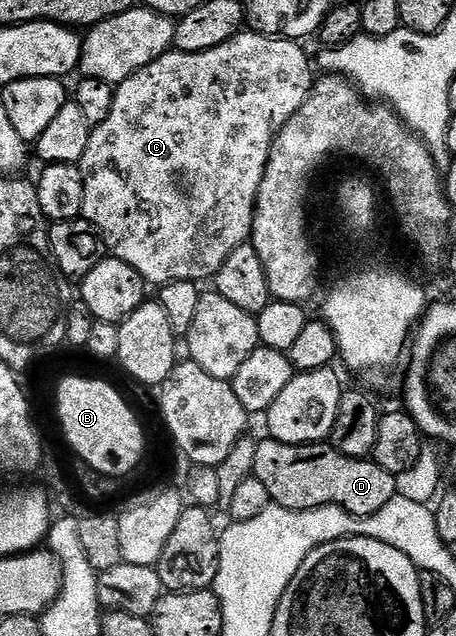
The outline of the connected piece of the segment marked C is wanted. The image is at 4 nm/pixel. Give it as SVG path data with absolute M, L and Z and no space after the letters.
M241 31L210 51L163 53L154 63L142 67L142 71L130 75L130 79L115 86L114 108L110 110L110 115L104 122L93 128L90 143L86 143L86 155L78 162L80 170L84 172L86 187L82 217L96 228L96 232L104 241L105 250L122 263L129 264L149 286L159 287L175 281L204 283L207 277L208 280L215 278L217 271L222 267L222 263L226 263L230 254L251 238L256 200L270 159L272 140L312 94L314 65L300 45L303 44L292 39L267 37L265 33L255 31Z

